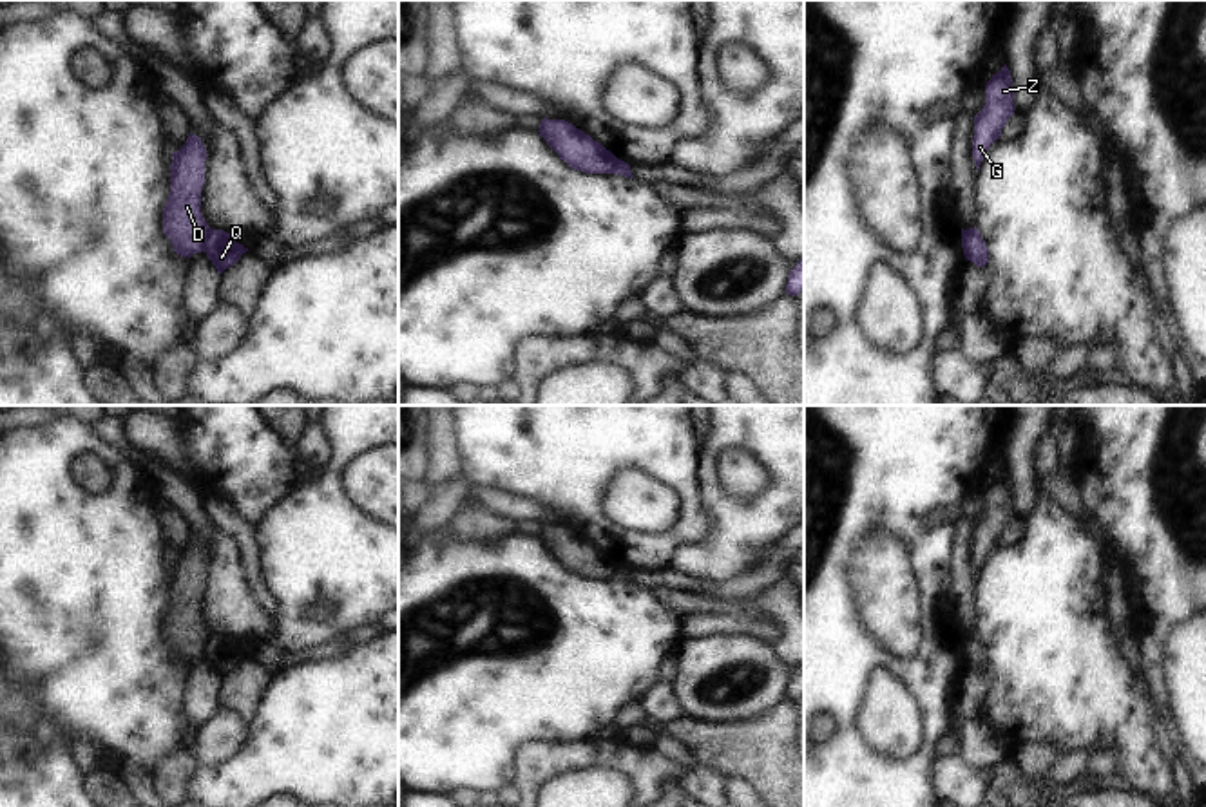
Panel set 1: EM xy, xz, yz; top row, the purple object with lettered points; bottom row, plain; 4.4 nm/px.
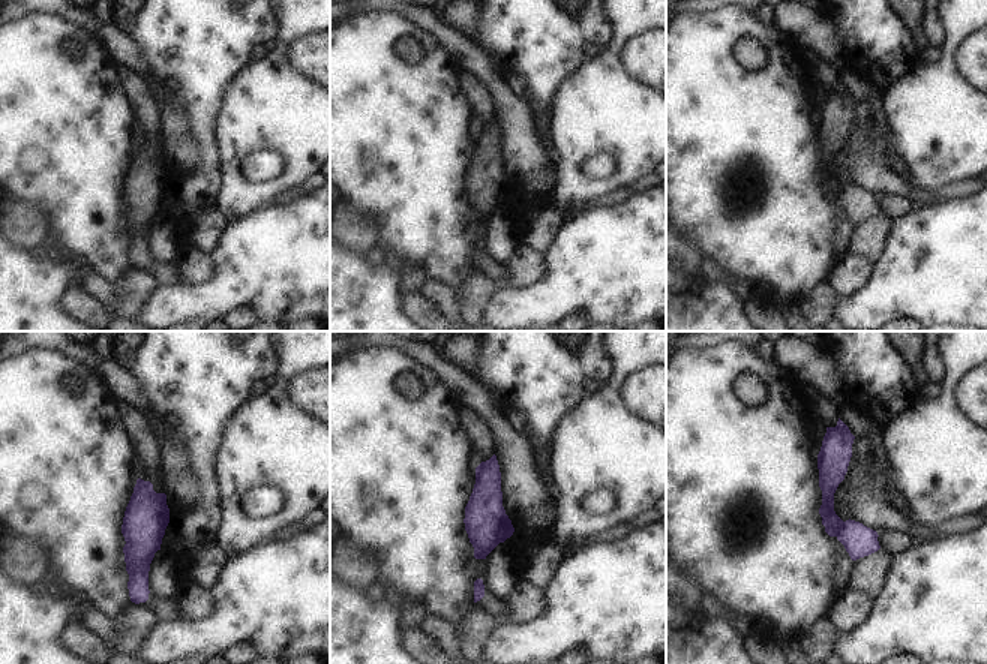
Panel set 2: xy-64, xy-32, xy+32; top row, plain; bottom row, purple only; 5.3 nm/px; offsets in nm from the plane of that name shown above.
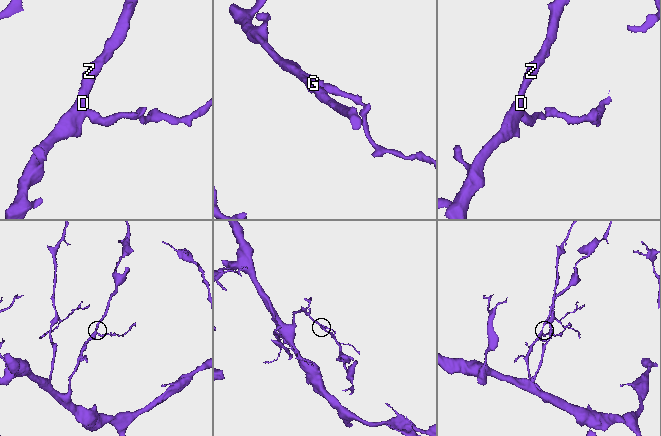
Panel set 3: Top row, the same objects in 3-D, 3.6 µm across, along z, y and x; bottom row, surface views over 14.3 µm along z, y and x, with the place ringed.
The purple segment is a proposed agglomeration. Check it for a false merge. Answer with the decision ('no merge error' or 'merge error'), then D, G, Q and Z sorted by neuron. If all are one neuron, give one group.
merge error | D G Z / Q

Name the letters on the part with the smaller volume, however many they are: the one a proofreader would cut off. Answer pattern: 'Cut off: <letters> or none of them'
Cut off: Q

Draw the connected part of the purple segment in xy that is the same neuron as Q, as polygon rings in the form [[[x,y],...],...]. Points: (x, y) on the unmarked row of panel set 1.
[[[210,635],[203,657],[215,675],[223,679],[226,673],[234,671],[248,653],[239,650],[232,639],[226,639],[225,635]]]

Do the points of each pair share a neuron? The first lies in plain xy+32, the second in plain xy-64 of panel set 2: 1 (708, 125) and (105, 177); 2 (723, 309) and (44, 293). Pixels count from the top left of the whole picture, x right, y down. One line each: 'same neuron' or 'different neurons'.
1: same neuron
2: same neuron

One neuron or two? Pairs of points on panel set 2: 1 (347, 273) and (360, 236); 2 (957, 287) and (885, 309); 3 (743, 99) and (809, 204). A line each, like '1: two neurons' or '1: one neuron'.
1: two neurons
2: one neuron
3: one neuron

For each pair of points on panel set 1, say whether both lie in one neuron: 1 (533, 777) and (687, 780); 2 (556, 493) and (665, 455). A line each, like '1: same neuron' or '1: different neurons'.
1: same neuron
2: same neuron

